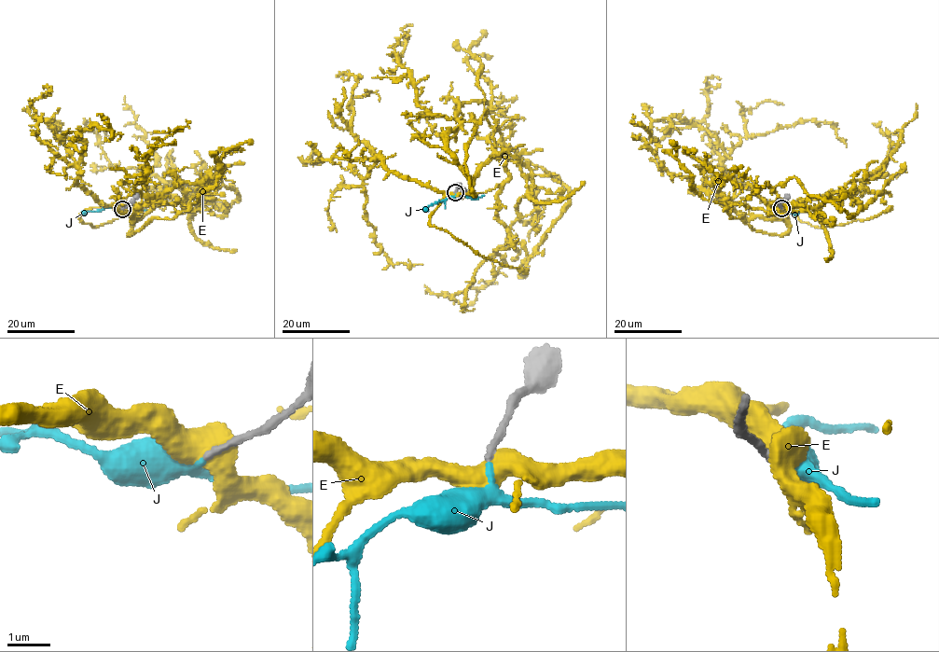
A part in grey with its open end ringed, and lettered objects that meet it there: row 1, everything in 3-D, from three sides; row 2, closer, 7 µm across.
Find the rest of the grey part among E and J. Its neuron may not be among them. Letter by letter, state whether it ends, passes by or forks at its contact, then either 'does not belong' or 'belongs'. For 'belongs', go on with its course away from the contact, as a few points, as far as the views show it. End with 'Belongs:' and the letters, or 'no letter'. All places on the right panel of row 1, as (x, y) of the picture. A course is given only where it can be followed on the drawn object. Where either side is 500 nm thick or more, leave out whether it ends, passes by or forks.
E: does not belong
J: it passes by | belongs
Belongs: J

